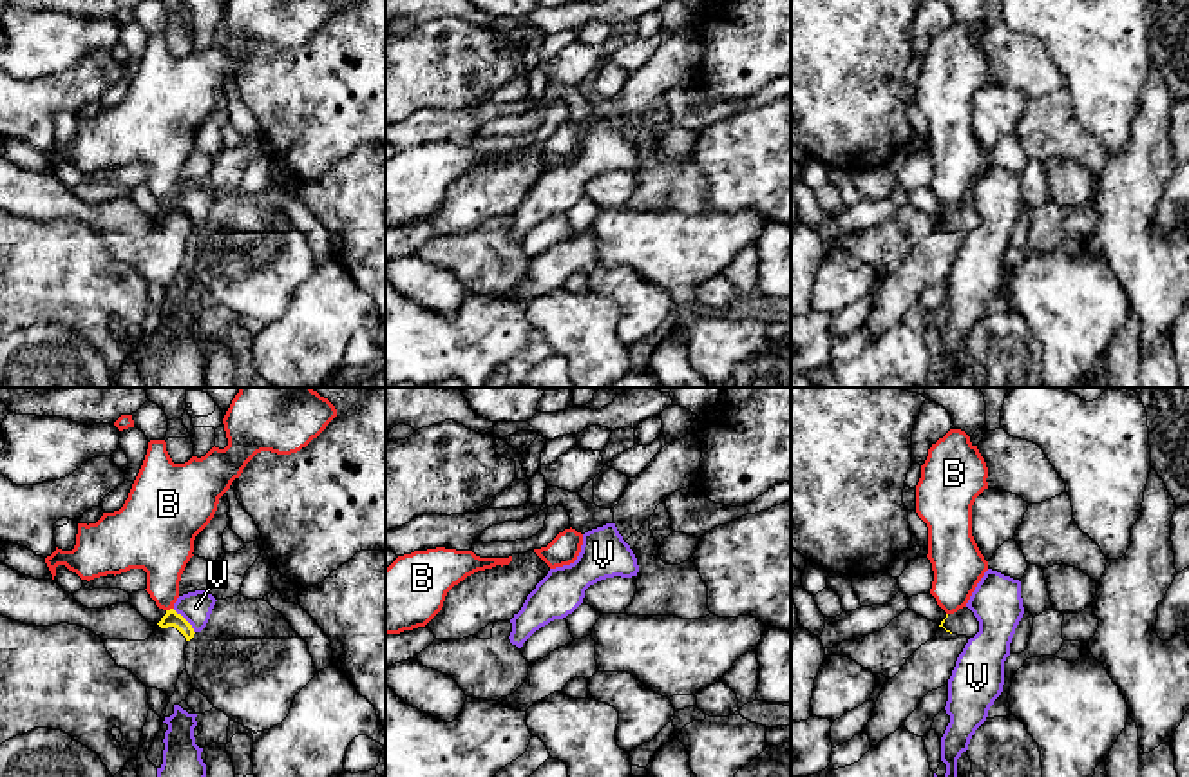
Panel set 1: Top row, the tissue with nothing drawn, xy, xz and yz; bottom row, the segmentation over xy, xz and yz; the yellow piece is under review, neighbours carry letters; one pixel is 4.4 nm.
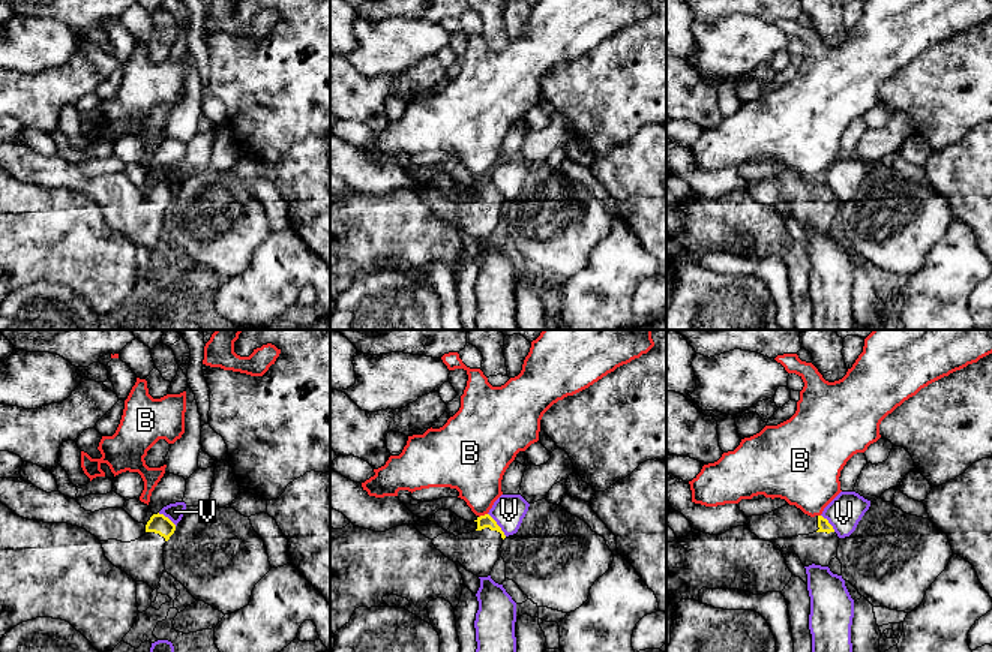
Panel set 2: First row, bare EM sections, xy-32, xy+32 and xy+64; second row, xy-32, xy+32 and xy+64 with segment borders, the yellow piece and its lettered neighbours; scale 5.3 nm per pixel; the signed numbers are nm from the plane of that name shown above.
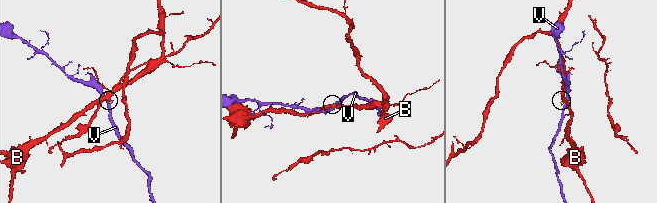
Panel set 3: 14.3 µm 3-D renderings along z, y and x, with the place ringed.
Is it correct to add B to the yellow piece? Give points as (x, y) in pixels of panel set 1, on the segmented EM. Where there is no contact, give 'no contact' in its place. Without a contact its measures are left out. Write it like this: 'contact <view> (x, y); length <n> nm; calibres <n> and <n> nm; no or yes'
contact xy (171, 609); length 40 nm; calibres 70 and 220 nm; no

